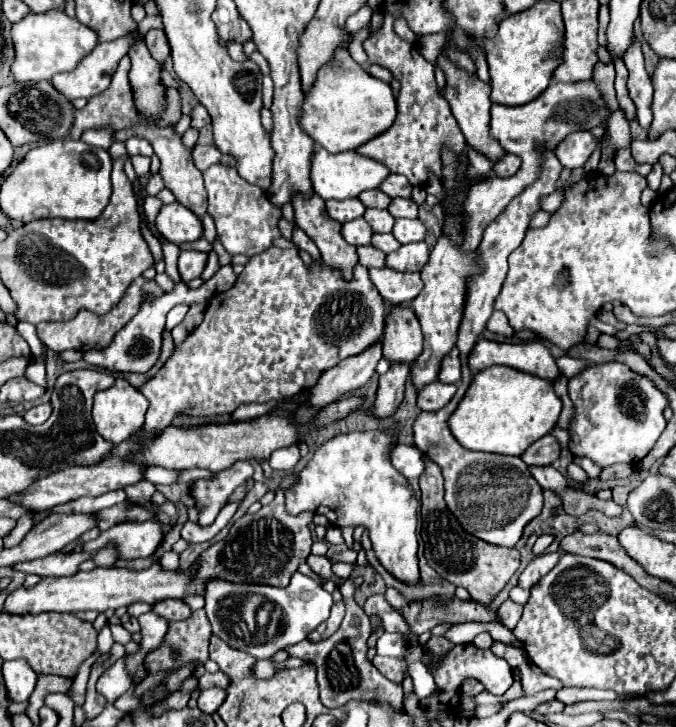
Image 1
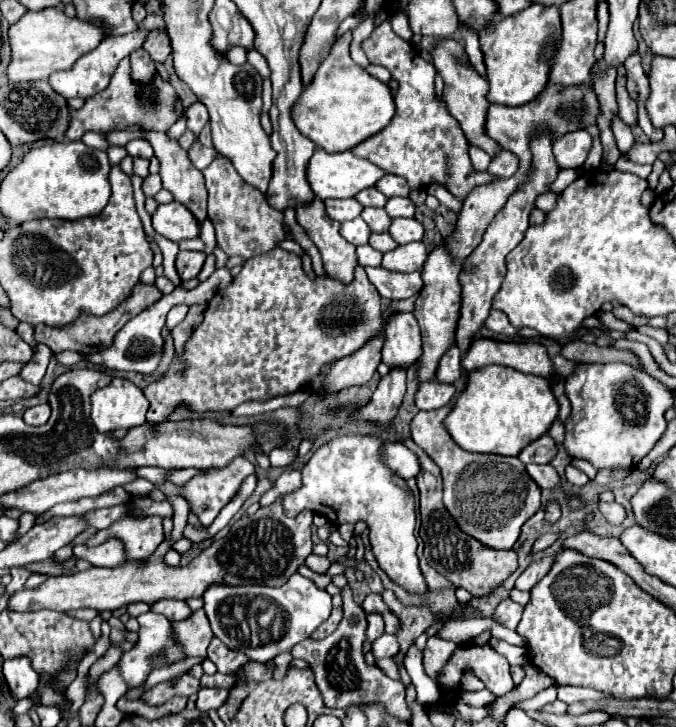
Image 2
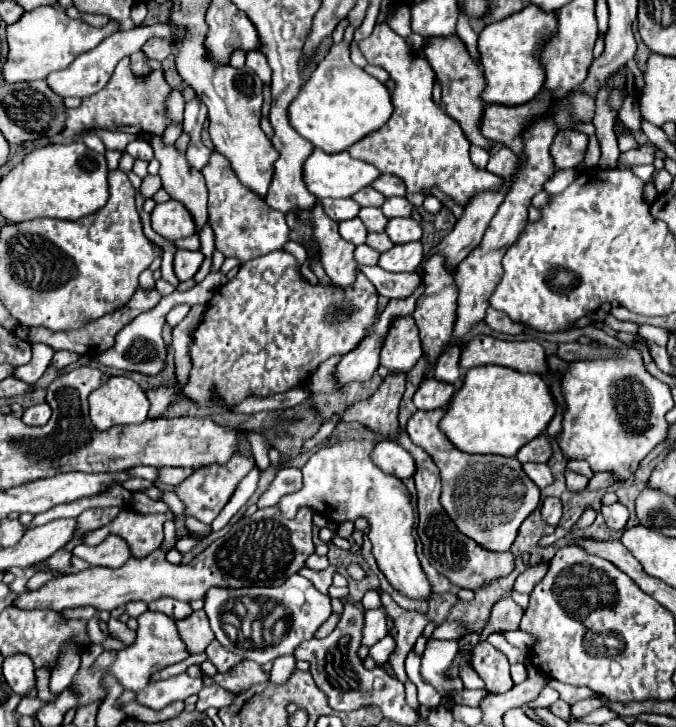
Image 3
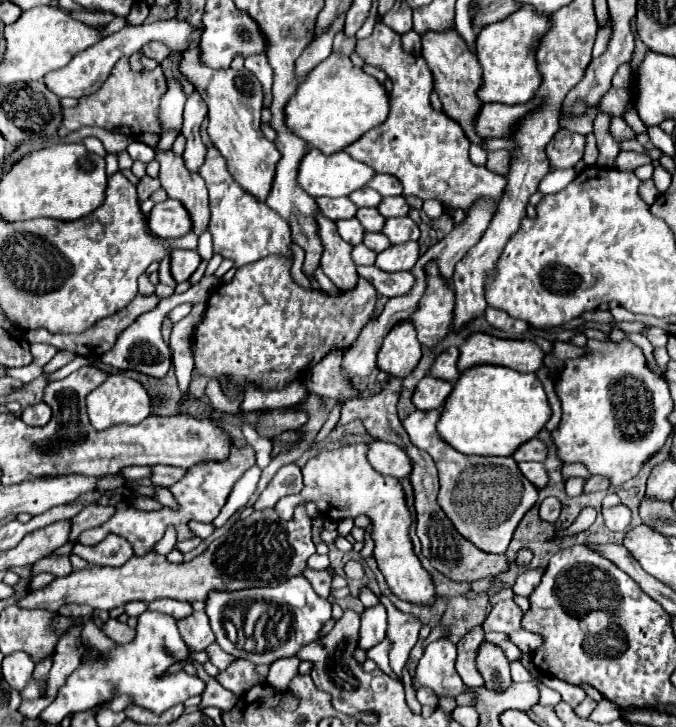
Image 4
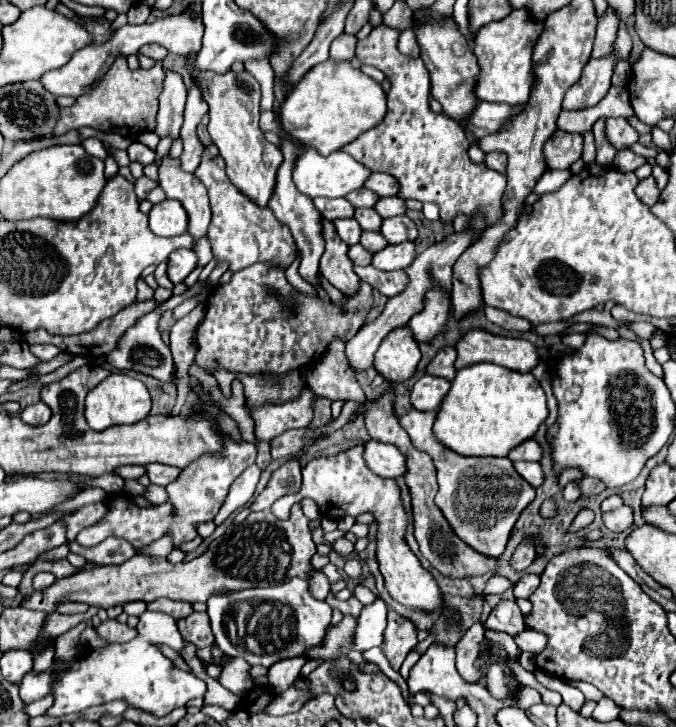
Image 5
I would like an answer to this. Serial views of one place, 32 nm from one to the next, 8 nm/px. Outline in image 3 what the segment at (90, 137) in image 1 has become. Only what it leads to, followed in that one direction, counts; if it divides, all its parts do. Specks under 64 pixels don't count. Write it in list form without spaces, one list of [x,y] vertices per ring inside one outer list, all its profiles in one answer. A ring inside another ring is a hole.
[[[88,132],[88,134],[84,134],[82,136],[82,142],[90,148],[90,150],[96,150],[96,152],[106,152],[106,148],[104,148],[104,142],[94,134],[94,132]]]

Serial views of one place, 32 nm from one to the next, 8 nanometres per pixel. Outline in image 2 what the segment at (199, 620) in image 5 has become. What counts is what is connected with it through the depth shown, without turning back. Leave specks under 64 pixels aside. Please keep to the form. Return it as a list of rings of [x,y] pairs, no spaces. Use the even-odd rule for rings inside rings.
[[[196,610],[196,612],[192,612],[190,618],[172,624],[172,638],[178,644],[182,644],[186,658],[198,656],[198,658],[206,660],[206,648],[208,648],[212,636],[214,634],[210,630],[210,622],[208,622],[204,610]]]

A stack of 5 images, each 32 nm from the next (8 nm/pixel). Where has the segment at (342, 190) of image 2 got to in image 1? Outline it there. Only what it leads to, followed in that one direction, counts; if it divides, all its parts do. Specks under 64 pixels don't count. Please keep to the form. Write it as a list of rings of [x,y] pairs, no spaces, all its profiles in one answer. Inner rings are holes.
[[[320,148],[314,158],[312,158],[312,186],[314,192],[324,198],[324,200],[346,200],[346,198],[354,198],[364,190],[374,190],[378,188],[386,176],[390,174],[390,170],[378,162],[372,160],[368,156],[362,156],[358,152],[342,152],[342,154],[330,154],[324,148]]]

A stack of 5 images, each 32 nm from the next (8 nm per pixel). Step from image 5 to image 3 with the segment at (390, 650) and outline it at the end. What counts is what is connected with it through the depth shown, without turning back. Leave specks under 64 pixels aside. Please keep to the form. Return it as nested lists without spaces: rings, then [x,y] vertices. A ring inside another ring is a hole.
[[[382,592],[382,602],[386,606],[386,612],[390,614],[390,618],[394,620],[394,628],[392,628],[392,636],[396,640],[396,650],[394,654],[390,656],[390,664],[394,666],[394,672],[396,672],[396,678],[401,682],[406,682],[408,676],[406,676],[406,670],[404,670],[404,660],[406,660],[406,654],[412,650],[416,638],[422,634],[422,630],[426,628],[426,624],[430,622],[426,614],[422,612],[416,612],[416,610],[404,610],[400,608],[392,596],[388,592]]]

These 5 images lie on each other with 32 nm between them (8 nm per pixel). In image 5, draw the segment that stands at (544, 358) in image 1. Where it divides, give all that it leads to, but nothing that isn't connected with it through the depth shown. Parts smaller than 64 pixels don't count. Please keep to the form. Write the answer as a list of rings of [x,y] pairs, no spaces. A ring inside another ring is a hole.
[[[470,330],[458,344],[456,370],[470,364],[492,362],[516,372],[530,372],[540,364],[538,348],[522,338],[502,338],[486,330]]]

